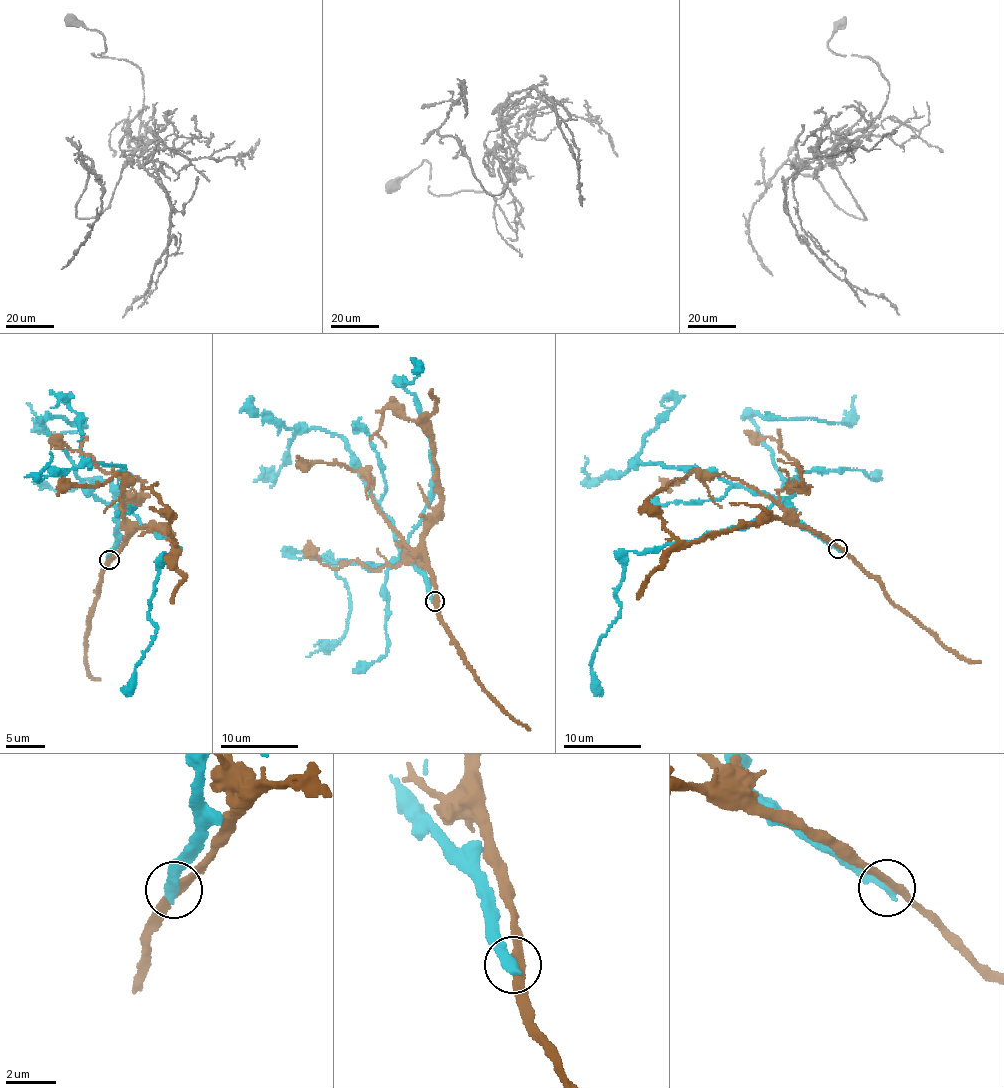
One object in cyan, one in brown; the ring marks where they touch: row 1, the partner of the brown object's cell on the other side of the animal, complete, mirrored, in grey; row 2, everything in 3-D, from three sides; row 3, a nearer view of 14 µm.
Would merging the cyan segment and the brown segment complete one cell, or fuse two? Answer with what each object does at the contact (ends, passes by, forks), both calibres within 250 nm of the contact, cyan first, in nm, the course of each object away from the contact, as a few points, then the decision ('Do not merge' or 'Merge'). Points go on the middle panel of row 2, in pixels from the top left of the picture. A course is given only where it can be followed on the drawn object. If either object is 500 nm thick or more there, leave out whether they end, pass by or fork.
At the ring cyan ends. At the ring brown passes by. Thickness 360 nm (cyan) against 320 nm. Course of cyan: (434, 601), (405, 544), (427, 507), (432, 470), (430, 427), (403, 387), (421, 369), (412, 361), (420, 372). Course of brown: (434, 601), (424, 540), (431, 513), (441, 501), (441, 488), (431, 432), (387, 407), (378, 433), (385, 447). Do not merge

